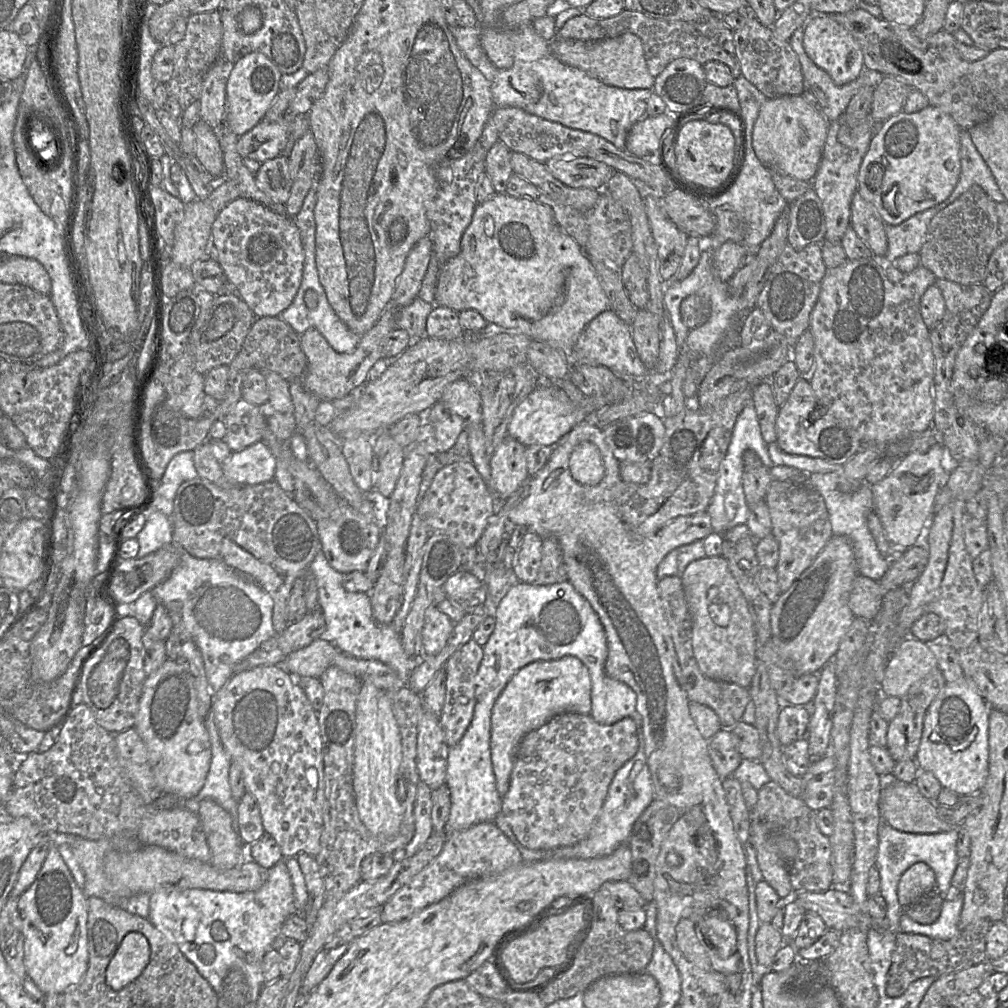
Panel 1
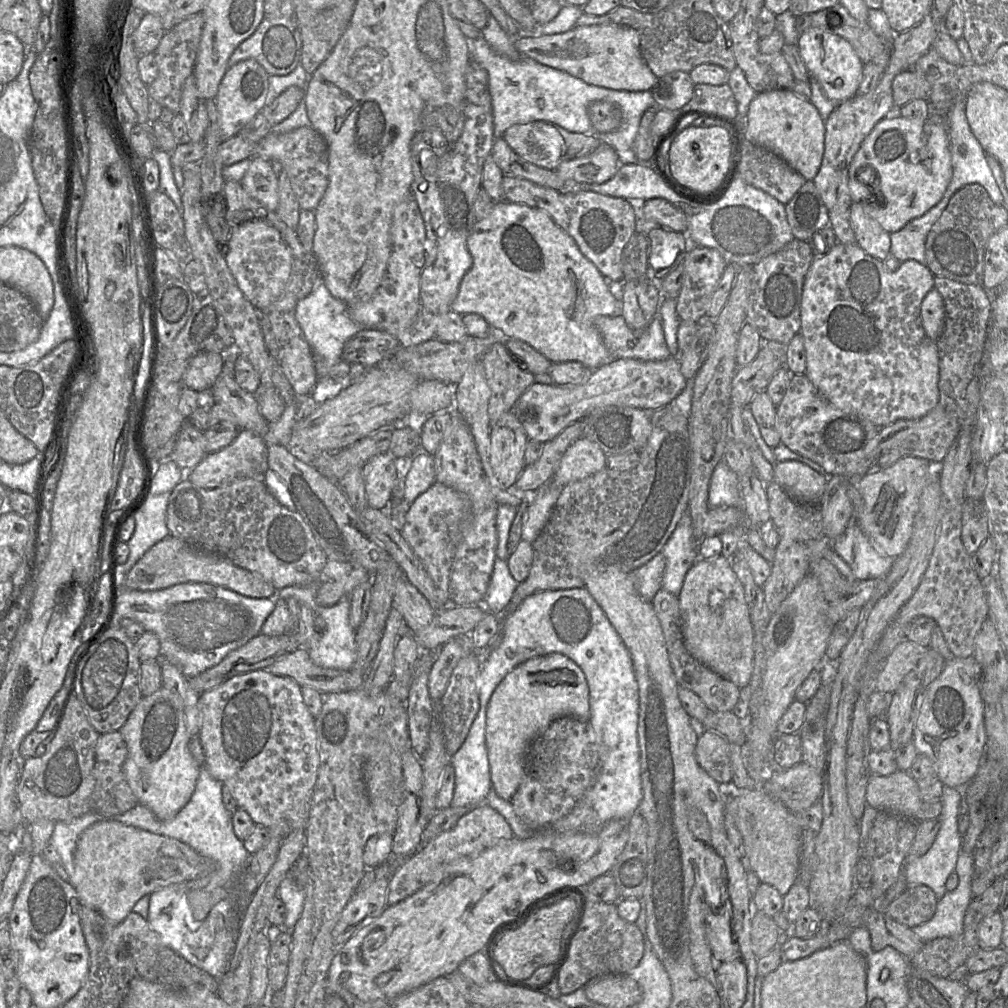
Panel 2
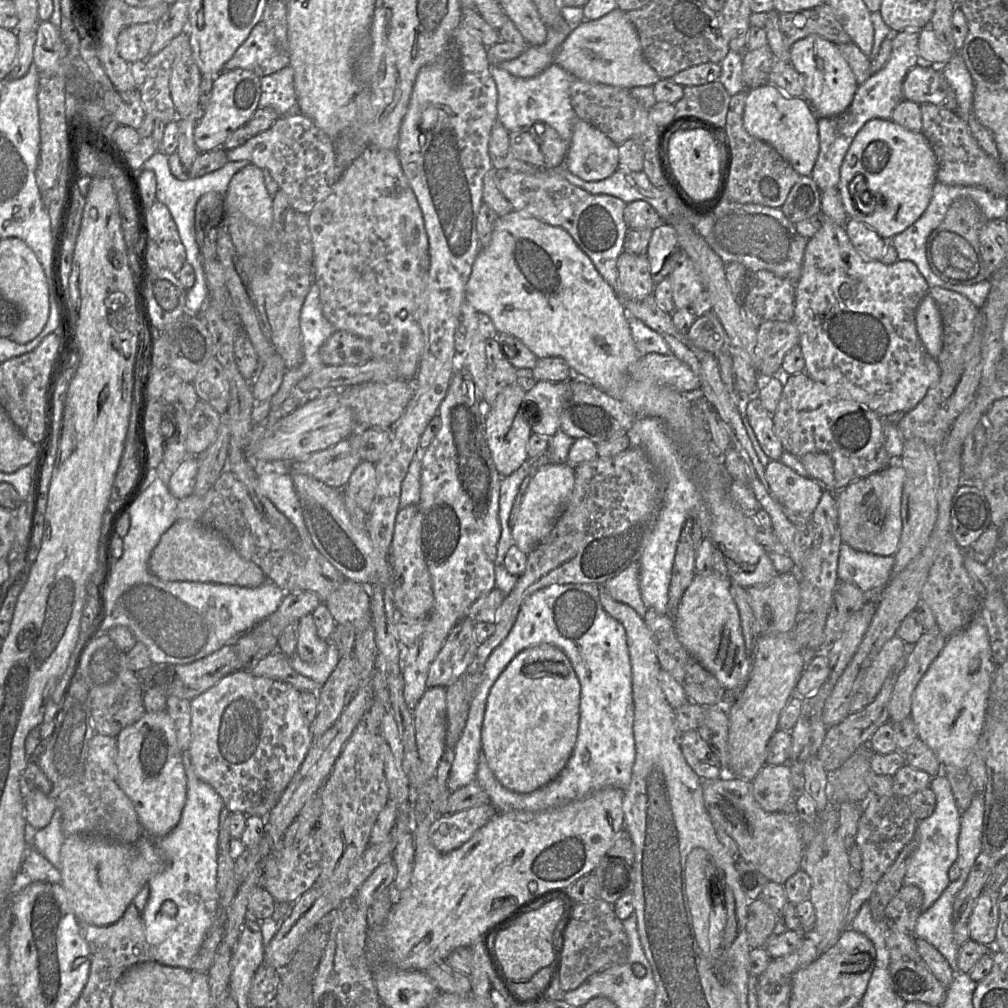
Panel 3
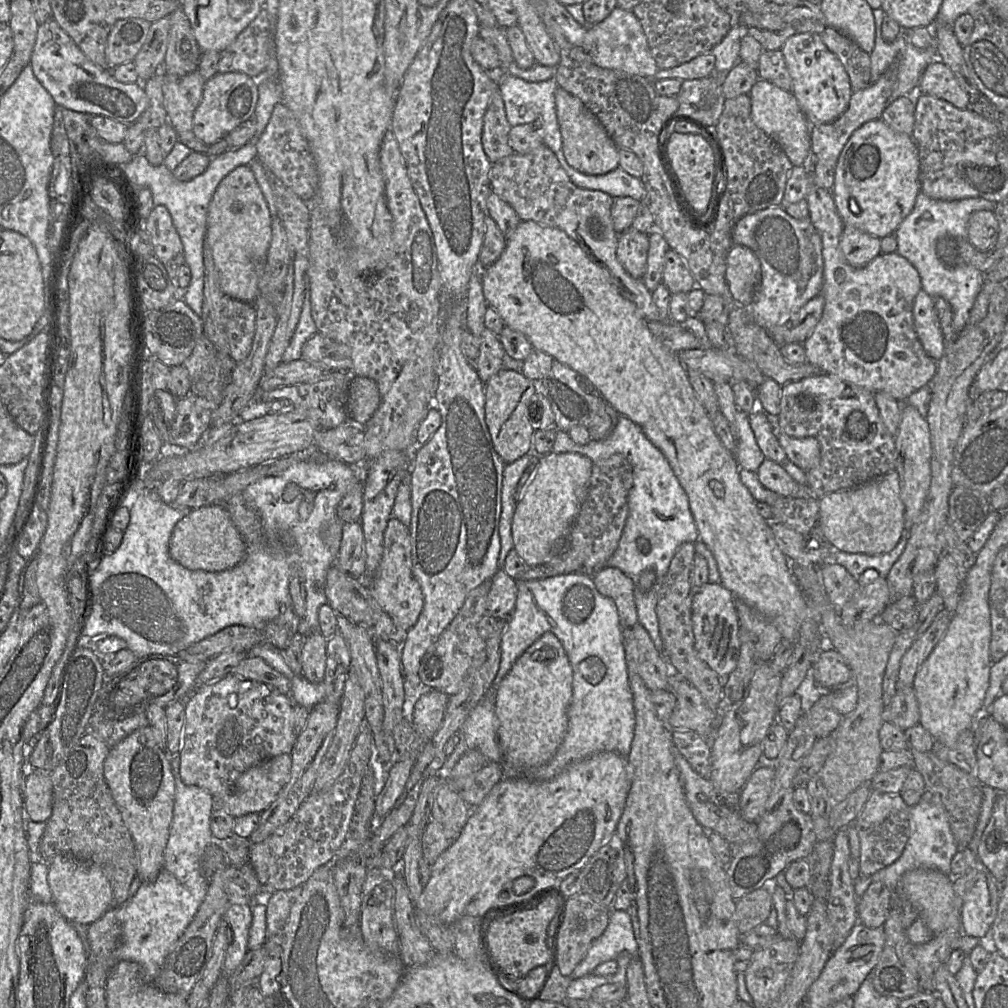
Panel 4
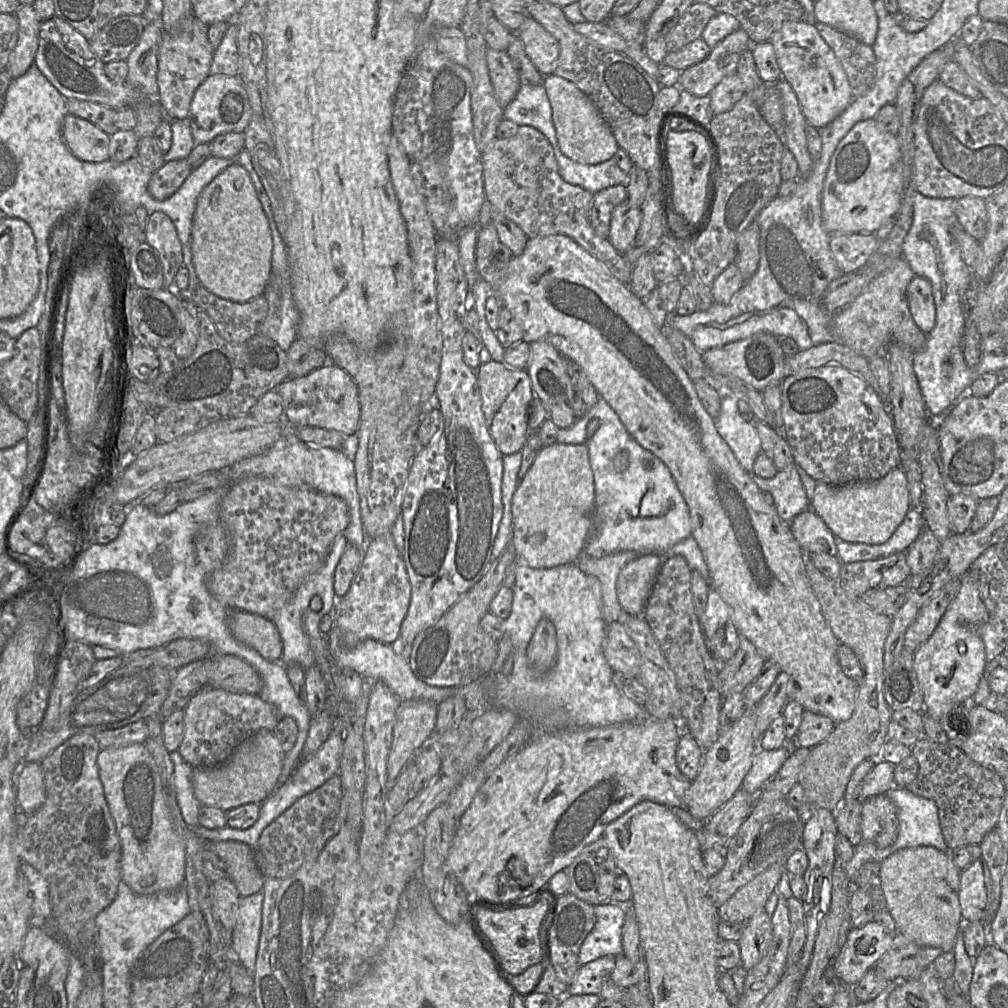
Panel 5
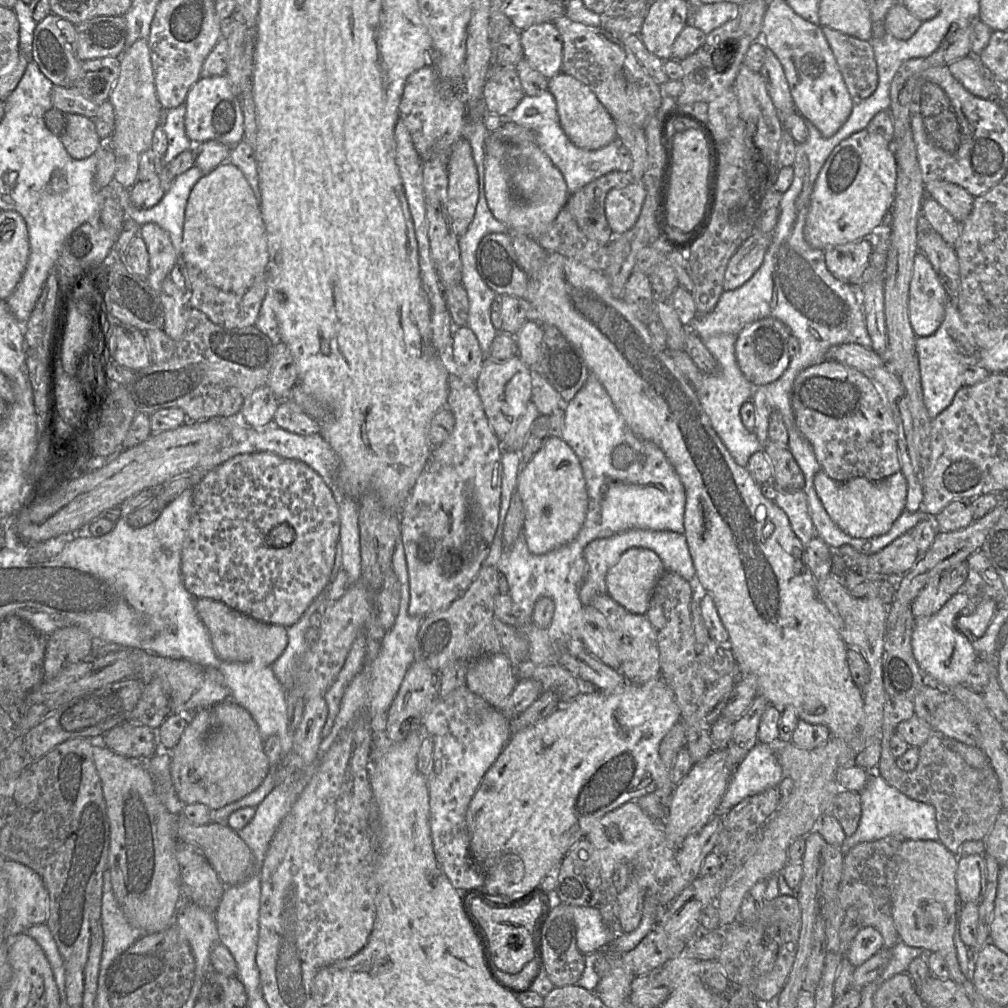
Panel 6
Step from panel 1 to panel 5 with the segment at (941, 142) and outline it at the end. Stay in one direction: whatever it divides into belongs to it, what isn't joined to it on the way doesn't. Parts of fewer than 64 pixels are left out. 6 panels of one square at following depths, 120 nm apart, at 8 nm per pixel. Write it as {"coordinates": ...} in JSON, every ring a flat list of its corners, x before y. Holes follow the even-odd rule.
{"coordinates":[[874,118,857,123,830,159,822,190,824,229,830,235,876,233,897,215,905,187,905,160,897,136,882,130]]}

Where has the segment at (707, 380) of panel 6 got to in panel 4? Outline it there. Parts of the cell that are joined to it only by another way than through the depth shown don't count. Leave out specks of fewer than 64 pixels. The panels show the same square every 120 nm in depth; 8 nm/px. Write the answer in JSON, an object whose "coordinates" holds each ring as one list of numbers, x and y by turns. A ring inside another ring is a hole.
{"coordinates":[[741,410,735,415,734,436,736,448,733,454,739,467,757,472,765,457,755,440,748,414]]}

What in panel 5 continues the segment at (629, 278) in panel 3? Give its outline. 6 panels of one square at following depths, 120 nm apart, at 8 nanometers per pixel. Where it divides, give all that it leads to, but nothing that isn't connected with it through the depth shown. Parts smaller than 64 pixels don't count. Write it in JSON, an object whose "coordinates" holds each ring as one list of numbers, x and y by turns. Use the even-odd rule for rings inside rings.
{"coordinates":[[628,200,614,208,608,239,621,255,624,255,632,246,641,220,641,208,632,206]]}

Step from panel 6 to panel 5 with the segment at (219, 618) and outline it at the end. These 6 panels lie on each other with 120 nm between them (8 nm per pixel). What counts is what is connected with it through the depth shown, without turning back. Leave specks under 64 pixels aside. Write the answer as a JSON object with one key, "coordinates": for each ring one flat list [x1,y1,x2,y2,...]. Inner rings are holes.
{"coordinates":[[230,609,227,623,237,640,255,649,263,658,279,661,283,653,282,641,277,627,270,619]]}

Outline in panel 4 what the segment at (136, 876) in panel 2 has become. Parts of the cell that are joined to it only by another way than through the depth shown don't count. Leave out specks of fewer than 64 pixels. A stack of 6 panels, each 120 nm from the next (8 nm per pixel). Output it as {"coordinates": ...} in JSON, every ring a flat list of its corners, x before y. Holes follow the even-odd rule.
{"coordinates":[[56,855,49,865,48,883,53,905,69,922,83,926,99,920,112,906,113,894,108,877,102,867,67,855]]}

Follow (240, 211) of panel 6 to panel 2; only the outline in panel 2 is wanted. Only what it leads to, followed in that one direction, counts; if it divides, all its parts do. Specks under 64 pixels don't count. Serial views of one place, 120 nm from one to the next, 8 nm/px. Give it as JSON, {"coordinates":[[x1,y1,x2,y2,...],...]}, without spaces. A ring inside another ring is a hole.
{"coordinates":[[259,157,247,158,252,159,252,163,240,180,245,191,255,200,257,200,268,211,275,211,278,207,278,176,275,174,272,163]]}

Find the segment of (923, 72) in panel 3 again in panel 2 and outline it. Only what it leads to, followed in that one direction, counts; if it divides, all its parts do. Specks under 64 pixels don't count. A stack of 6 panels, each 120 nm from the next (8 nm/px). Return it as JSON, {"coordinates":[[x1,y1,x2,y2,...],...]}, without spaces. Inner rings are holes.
{"coordinates":[[912,69,898,74,893,80,892,89,895,109,917,99,929,101,931,92,924,76]]}

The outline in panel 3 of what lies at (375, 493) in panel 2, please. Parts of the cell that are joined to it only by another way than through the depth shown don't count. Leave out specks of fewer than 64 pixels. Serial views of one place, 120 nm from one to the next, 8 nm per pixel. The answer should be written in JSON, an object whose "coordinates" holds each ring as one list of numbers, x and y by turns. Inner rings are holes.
{"coordinates":[[361,461,352,472,344,489,355,499,360,508,369,513,376,491,375,463]]}

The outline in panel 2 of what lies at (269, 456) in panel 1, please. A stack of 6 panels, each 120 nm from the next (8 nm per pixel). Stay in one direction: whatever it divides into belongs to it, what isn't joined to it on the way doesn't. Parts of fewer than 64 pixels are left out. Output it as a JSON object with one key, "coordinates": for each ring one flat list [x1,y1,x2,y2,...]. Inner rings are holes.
{"coordinates":[[241,429,228,446,207,454,201,462,189,471,185,478,194,485,206,489,225,486,240,478,263,478,269,468,266,443,257,433]]}

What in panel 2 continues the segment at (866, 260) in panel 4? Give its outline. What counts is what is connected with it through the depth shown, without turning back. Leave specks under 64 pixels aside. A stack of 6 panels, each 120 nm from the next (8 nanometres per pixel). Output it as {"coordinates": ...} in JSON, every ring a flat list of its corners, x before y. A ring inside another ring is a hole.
{"coordinates":[[860,202,852,204,849,217,857,245,872,257,884,261,891,254,890,233,865,211]]}

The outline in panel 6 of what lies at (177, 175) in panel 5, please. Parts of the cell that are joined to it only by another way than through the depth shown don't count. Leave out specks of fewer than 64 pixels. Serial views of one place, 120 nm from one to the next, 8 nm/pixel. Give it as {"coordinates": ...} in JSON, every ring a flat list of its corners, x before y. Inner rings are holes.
{"coordinates":[[165,165,162,171,149,180,136,181,129,189,130,201,138,208,148,209,156,205,171,186,175,177,171,177]]}

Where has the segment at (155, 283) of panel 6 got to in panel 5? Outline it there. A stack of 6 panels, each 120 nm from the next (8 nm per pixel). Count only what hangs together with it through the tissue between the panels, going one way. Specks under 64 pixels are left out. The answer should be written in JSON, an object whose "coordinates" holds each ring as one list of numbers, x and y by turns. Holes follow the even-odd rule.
{"coordinates":[[154,212,148,216,144,241,158,254,163,269,164,288,173,289,175,274,183,265,182,247,175,226,165,213]]}

